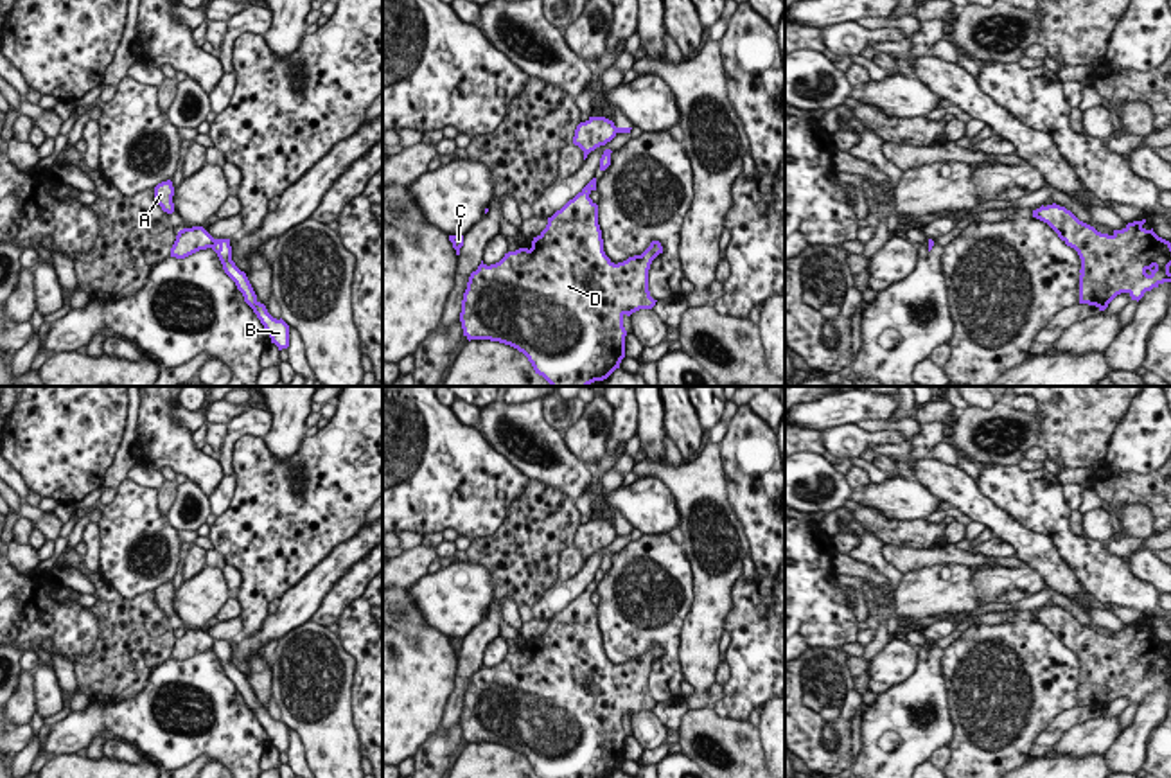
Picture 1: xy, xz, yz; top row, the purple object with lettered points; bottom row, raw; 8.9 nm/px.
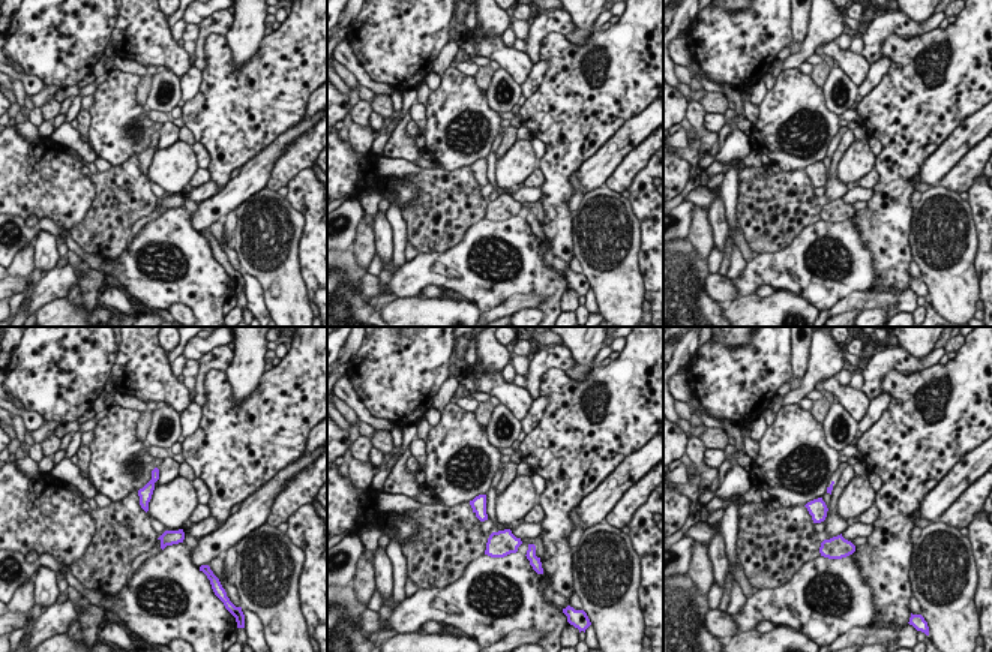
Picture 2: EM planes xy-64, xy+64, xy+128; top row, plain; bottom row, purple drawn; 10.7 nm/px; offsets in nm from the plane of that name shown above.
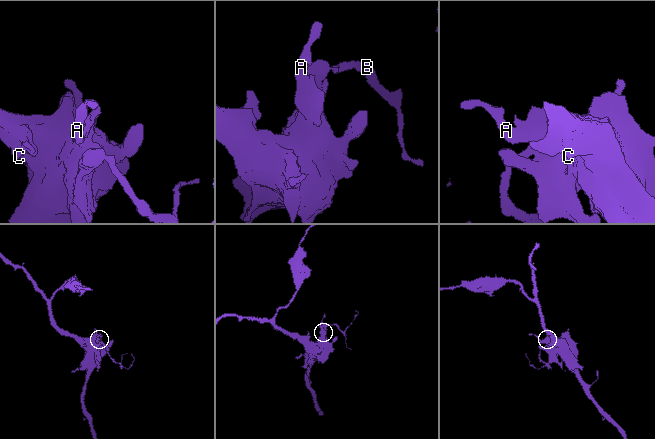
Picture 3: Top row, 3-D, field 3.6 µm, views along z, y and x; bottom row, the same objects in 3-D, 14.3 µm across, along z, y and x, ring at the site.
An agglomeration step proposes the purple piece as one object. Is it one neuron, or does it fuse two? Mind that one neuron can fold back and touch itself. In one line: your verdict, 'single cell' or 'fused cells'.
fused cells

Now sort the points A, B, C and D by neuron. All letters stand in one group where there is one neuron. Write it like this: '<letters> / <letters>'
A C D / B

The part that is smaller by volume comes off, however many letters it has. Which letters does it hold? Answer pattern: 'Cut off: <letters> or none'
Cut off: B

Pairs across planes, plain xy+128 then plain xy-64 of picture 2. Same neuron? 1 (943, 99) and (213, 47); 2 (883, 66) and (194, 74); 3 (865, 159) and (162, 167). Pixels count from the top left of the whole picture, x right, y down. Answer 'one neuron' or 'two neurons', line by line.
1: one neuron
2: one neuron
3: one neuron

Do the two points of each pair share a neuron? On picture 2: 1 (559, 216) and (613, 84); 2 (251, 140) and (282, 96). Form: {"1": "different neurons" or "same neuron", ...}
{"1": "same neuron", "2": "same neuron"}

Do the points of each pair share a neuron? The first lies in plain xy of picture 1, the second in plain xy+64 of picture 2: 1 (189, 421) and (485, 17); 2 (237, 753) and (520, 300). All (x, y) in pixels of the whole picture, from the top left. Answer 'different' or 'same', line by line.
1: same
2: different

